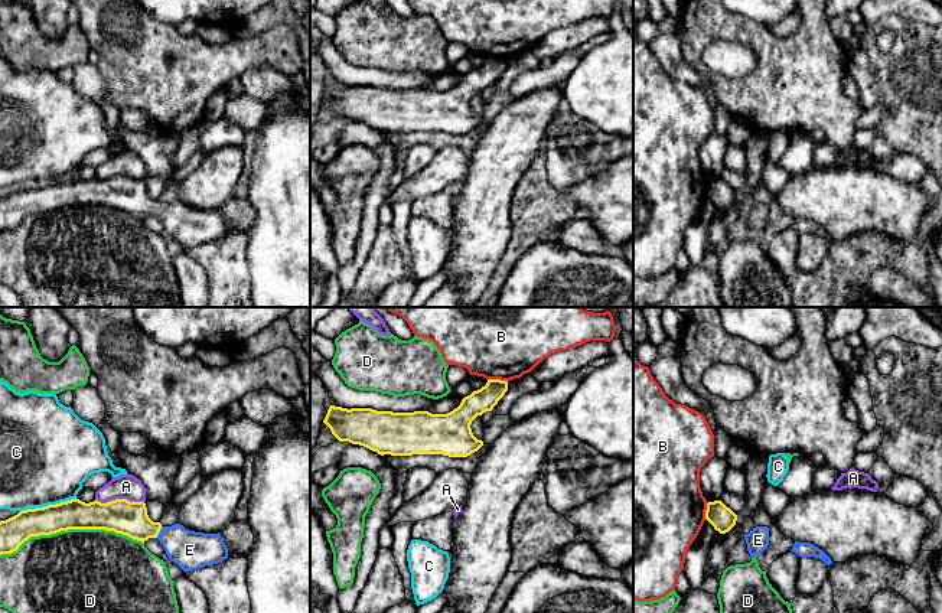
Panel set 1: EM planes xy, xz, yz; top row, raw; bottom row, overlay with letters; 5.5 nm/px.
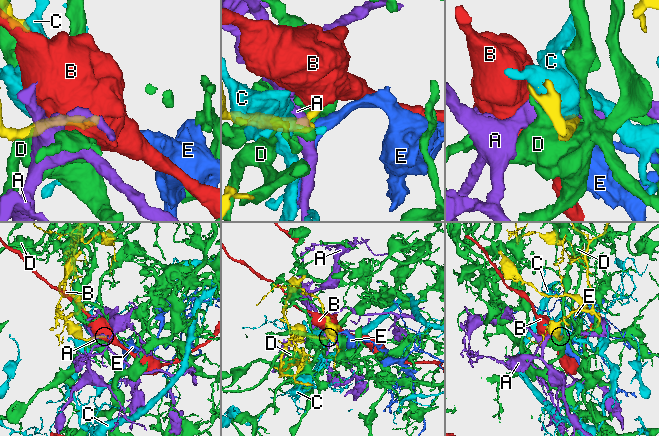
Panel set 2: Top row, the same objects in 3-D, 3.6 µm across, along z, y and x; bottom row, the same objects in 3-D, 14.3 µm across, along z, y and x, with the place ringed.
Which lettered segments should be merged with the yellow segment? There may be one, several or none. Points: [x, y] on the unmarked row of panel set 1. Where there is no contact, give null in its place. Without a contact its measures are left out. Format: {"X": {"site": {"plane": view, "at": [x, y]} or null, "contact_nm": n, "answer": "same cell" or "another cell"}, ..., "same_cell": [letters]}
{"A": {"site": {"plane": "xy", "at": [120, 176]}, "contact_nm": 280, "answer": "another cell"}, "B": {"site": {"plane": "xz", "at": [498, 56]}, "contact_nm": 110, "answer": "another cell"}, "C": {"site": {"plane": "xy", "at": [48, 182]}, "contact_nm": 320, "answer": "another cell"}, "D": {"site": {"plane": "xy", "at": [71, 205]}, "contact_nm": 800, "answer": "another cell"}, "E": {"site": {"plane": "xy", "at": [159, 208]}, "contact_nm": 70, "answer": "same cell"}, "same_cell": ["E"]}

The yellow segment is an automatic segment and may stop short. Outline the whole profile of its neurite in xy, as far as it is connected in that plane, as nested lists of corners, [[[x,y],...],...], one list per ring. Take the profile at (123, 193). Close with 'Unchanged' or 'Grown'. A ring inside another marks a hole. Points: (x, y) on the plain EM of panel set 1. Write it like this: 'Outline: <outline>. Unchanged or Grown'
Outline: [[[71,176],[56,182],[20,188],[0,198],[0,232],[12,231],[30,213],[50,212],[68,206],[105,206],[137,218],[157,215],[170,238],[185,250],[218,241],[228,235],[221,211],[186,206],[180,200],[163,203],[147,192],[144,179],[115,176],[85,180]]]. Grown

